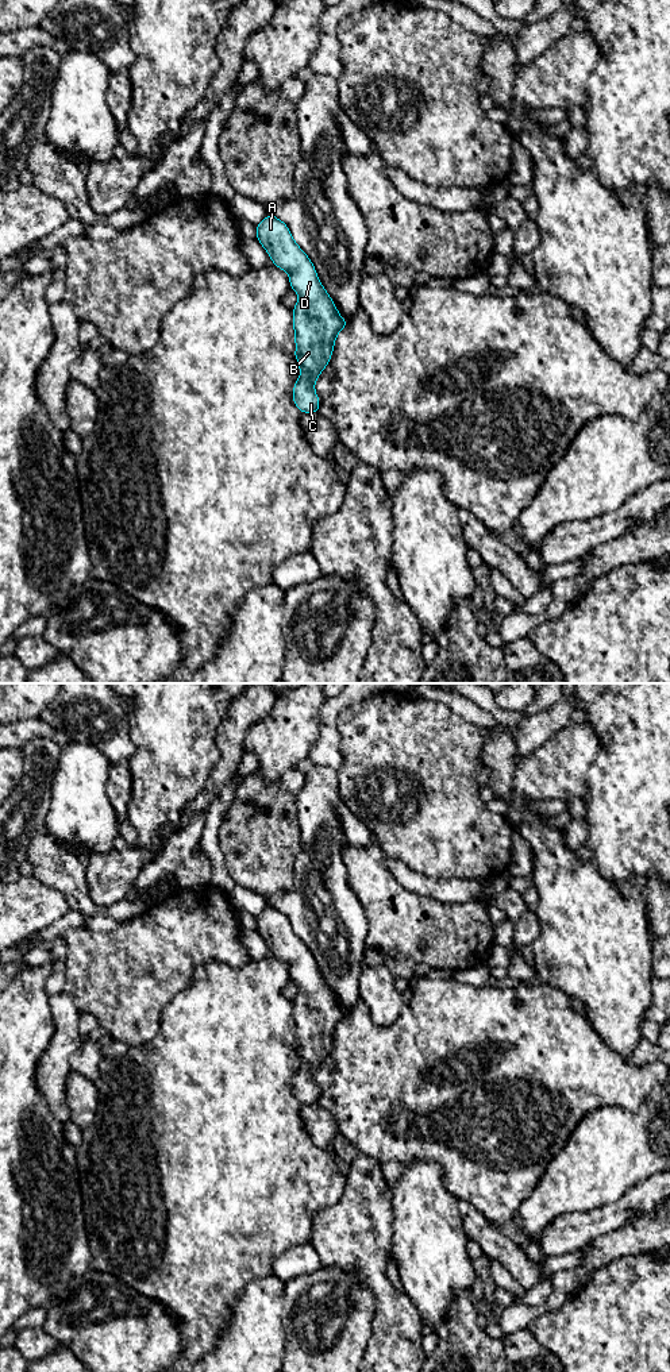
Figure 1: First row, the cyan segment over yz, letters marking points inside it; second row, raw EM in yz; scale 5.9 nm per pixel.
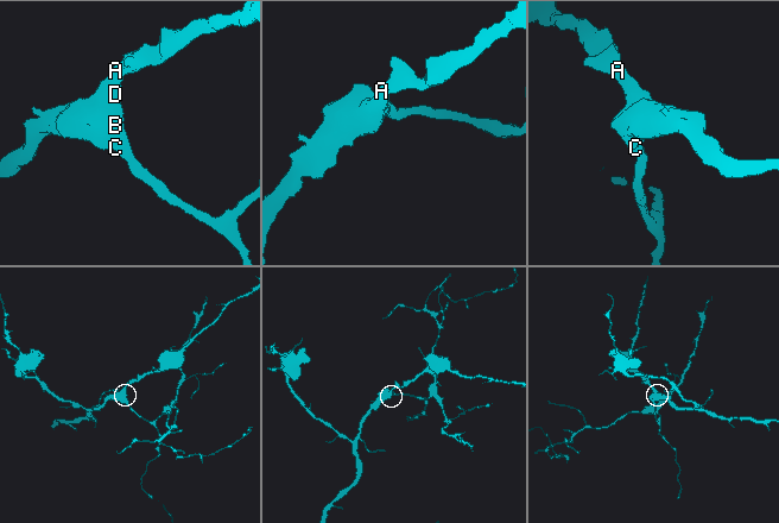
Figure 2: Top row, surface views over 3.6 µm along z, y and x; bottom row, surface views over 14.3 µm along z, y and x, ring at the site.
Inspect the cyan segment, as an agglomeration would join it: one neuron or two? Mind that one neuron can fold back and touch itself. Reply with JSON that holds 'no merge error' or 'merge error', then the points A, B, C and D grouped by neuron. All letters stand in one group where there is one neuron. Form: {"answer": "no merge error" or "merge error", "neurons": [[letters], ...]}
{"answer": "no merge error", "neurons": [["A", "B", "C", "D"]]}

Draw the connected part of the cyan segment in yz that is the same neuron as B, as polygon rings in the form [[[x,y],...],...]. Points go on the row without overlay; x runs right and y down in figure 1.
[[[267,906],[255,918],[257,932],[273,956],[289,966],[290,980],[299,991],[292,1001],[300,1068],[293,1076],[293,1095],[301,1105],[317,1105],[320,1090],[315,1075],[330,1055],[338,1025],[349,1015],[339,1006],[321,976],[315,956],[293,930],[288,917]]]

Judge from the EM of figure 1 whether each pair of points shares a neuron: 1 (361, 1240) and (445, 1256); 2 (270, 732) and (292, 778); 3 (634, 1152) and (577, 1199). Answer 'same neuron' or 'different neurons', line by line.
1: different neurons
2: different neurons
3: same neuron

